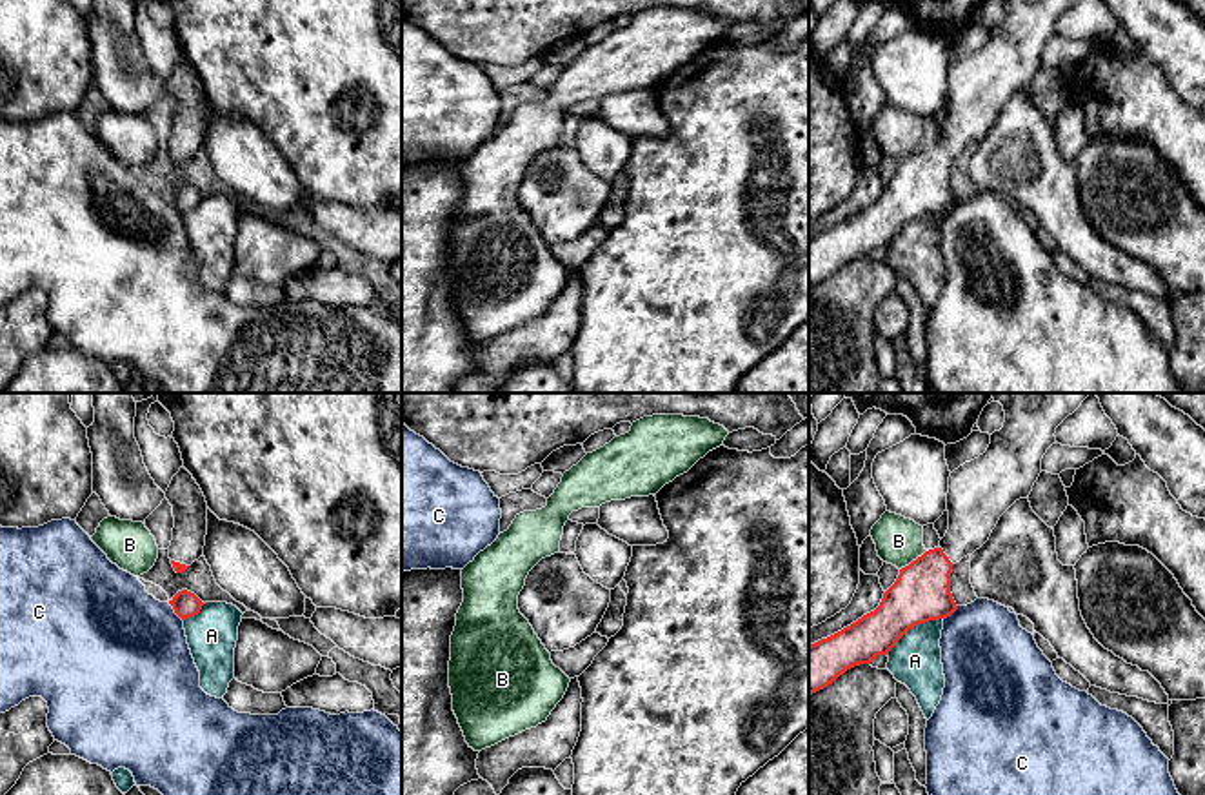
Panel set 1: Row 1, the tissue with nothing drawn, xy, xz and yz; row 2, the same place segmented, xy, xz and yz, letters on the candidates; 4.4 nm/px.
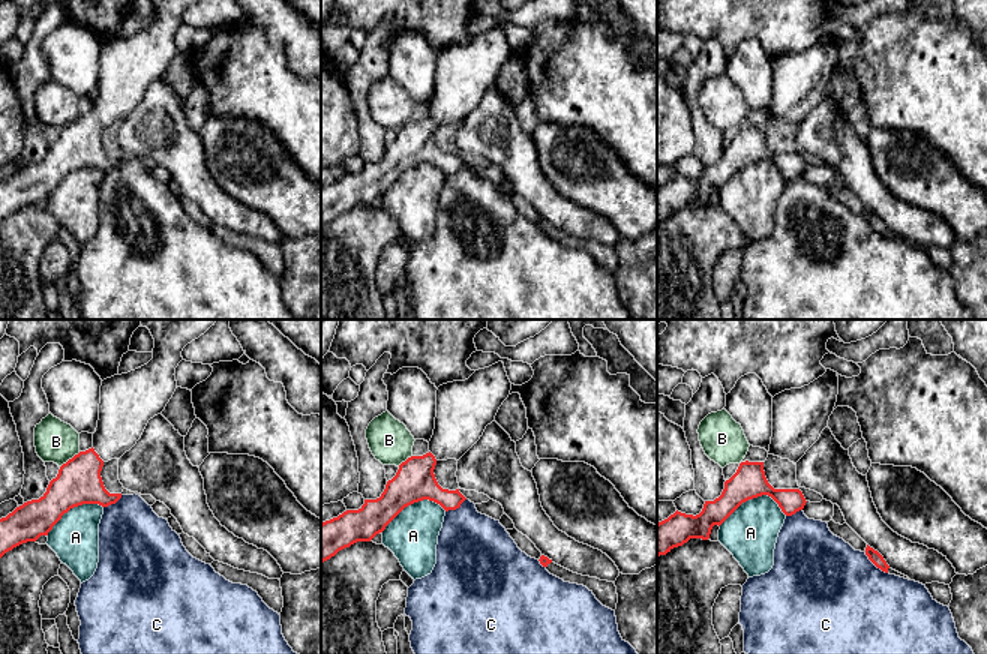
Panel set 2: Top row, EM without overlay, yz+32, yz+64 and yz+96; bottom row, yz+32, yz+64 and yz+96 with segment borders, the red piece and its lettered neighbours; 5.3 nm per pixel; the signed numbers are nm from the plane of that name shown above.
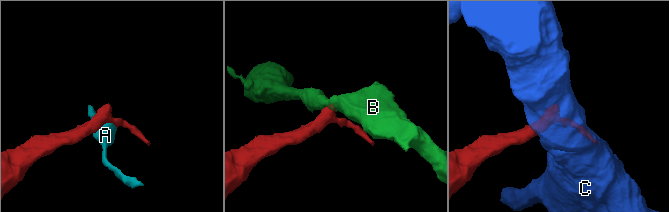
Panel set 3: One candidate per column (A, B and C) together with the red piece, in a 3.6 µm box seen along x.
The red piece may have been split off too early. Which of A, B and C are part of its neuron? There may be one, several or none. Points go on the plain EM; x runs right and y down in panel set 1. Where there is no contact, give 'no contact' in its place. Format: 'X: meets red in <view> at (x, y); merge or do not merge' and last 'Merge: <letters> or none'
A: meets red in yz at (913, 219); do not merge
B: meets red in yz at (913, 153); do not merge
C: meets red in xy at (175, 204); do not merge
Merge: none

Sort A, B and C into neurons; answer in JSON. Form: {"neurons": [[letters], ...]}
{"neurons": [["A"], ["B"], ["C"]]}

